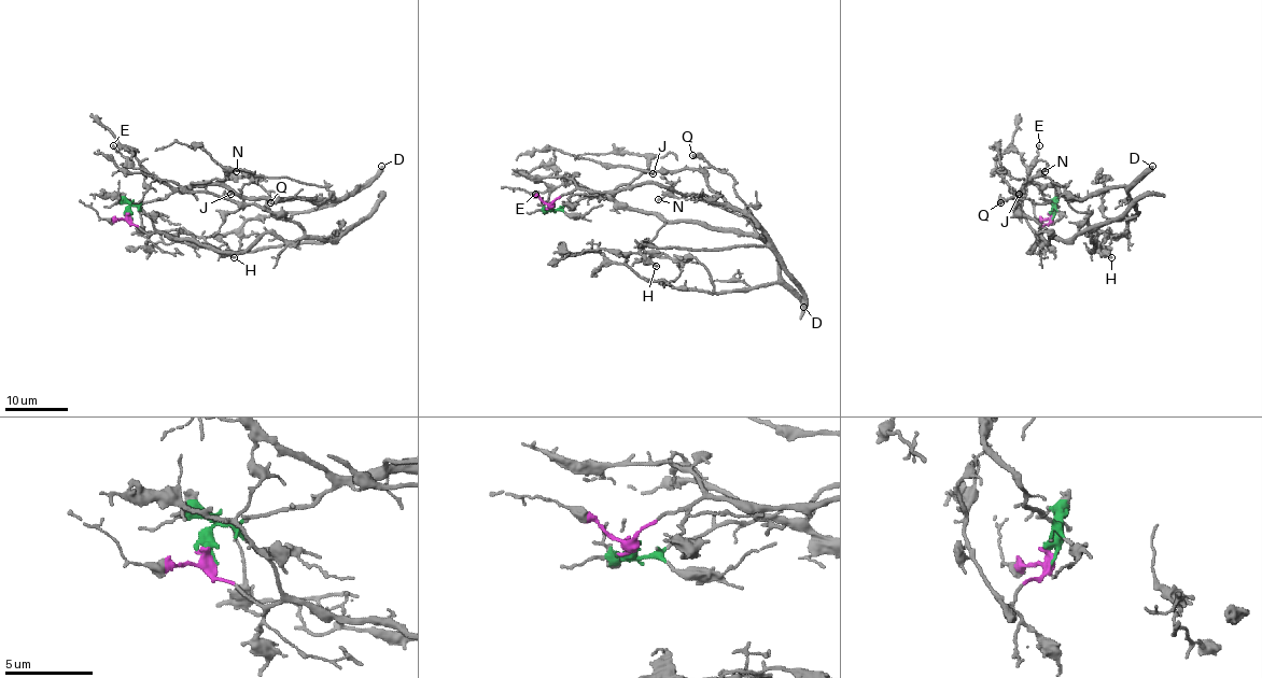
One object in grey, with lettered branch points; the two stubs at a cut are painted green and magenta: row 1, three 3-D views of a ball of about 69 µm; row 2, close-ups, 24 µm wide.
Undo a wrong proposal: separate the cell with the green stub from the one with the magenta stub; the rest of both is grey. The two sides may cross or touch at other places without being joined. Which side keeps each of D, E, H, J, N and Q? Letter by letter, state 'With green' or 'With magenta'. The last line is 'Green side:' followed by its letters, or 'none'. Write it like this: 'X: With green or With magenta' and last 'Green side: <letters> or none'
D: With green
E: With green
H: With magenta
J: With magenta
N: With green
Q: With green
Green side: D, E, N, Q

